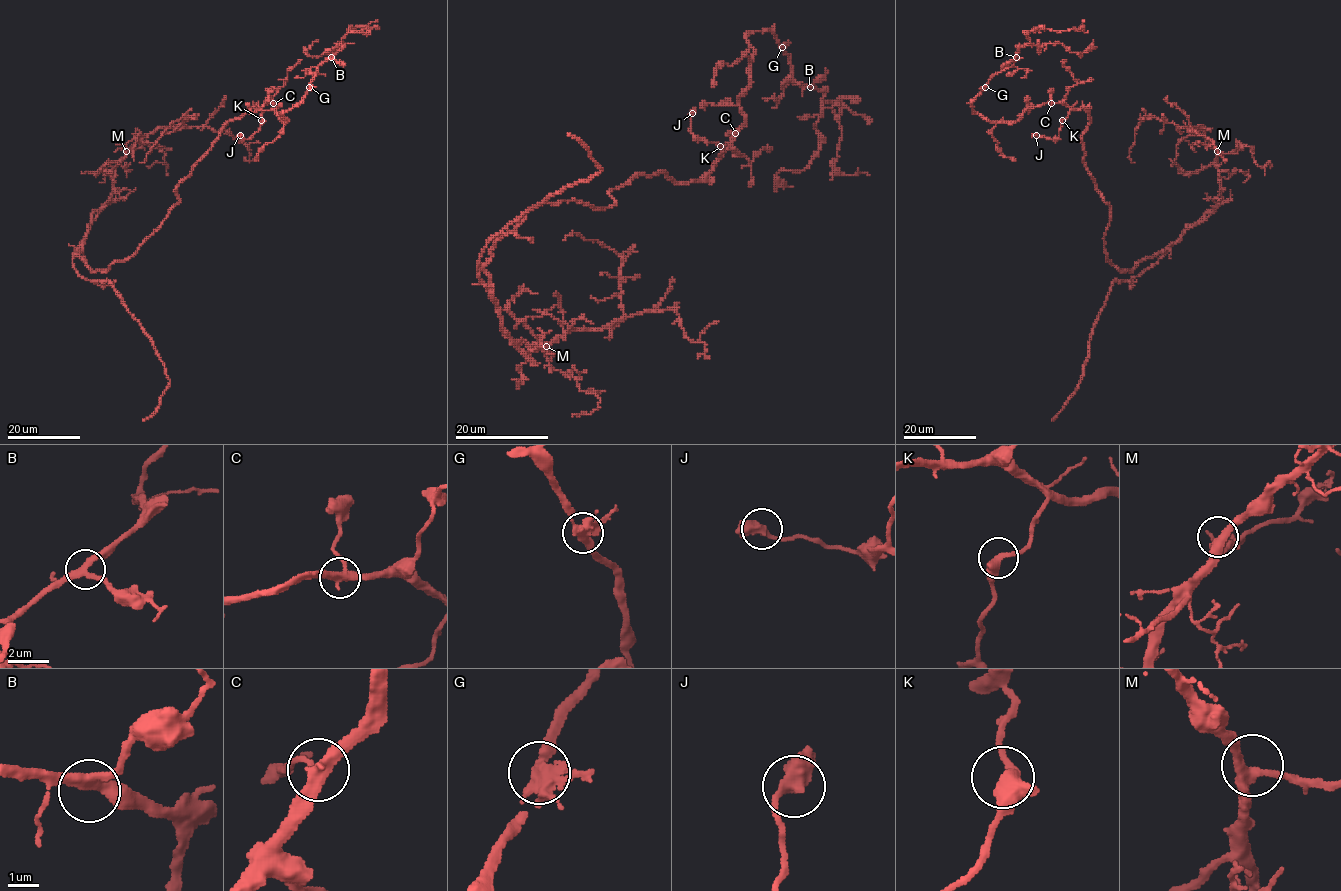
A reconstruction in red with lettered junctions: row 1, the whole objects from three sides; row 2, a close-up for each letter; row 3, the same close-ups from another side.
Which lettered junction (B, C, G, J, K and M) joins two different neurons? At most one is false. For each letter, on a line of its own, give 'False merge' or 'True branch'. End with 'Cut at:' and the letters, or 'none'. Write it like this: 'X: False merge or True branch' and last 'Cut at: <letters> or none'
B: True branch
C: True branch
G: True branch
J: True branch
K: True branch
M: True branch
Cut at: none

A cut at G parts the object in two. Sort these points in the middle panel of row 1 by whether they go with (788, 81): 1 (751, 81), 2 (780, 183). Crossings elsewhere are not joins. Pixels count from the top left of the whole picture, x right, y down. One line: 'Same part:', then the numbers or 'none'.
Same part: 2

